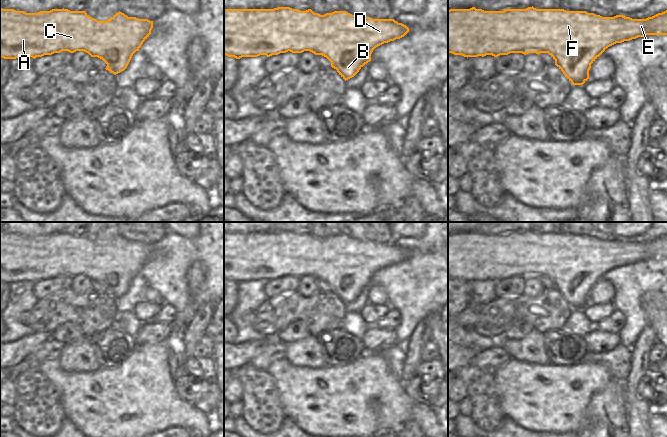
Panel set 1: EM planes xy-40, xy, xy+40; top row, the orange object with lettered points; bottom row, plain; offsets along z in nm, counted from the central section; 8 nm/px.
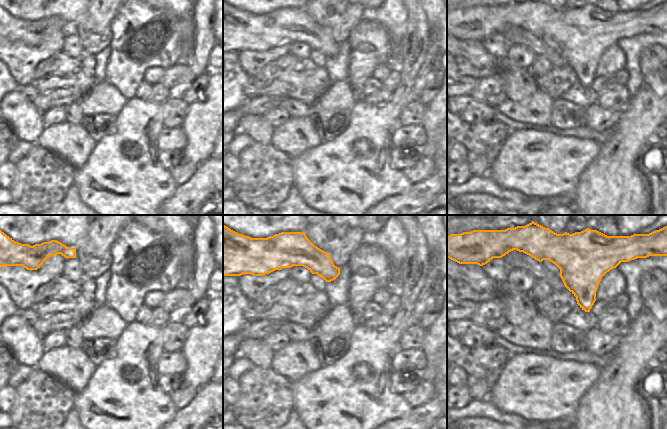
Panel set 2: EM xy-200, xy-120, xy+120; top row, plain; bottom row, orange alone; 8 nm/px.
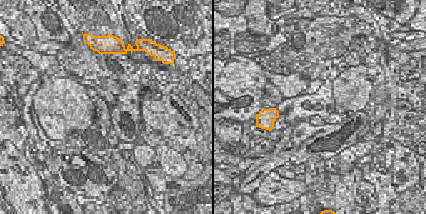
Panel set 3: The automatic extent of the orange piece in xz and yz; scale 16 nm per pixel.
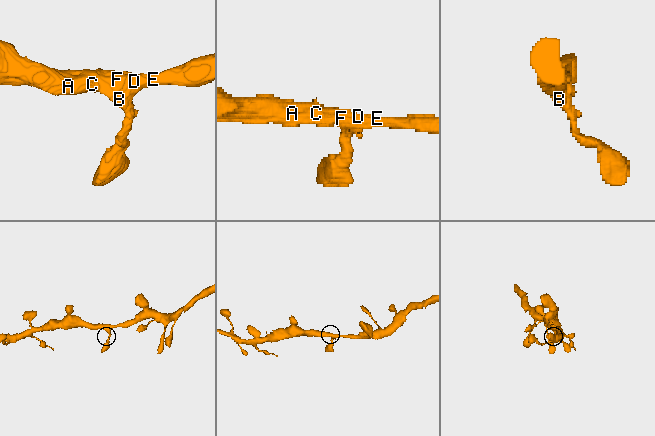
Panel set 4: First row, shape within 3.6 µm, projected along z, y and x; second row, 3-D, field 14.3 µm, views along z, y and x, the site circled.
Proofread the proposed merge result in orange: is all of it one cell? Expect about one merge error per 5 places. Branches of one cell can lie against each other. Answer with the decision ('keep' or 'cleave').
keep

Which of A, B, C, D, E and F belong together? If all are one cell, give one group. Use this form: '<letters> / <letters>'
A B C D E F

